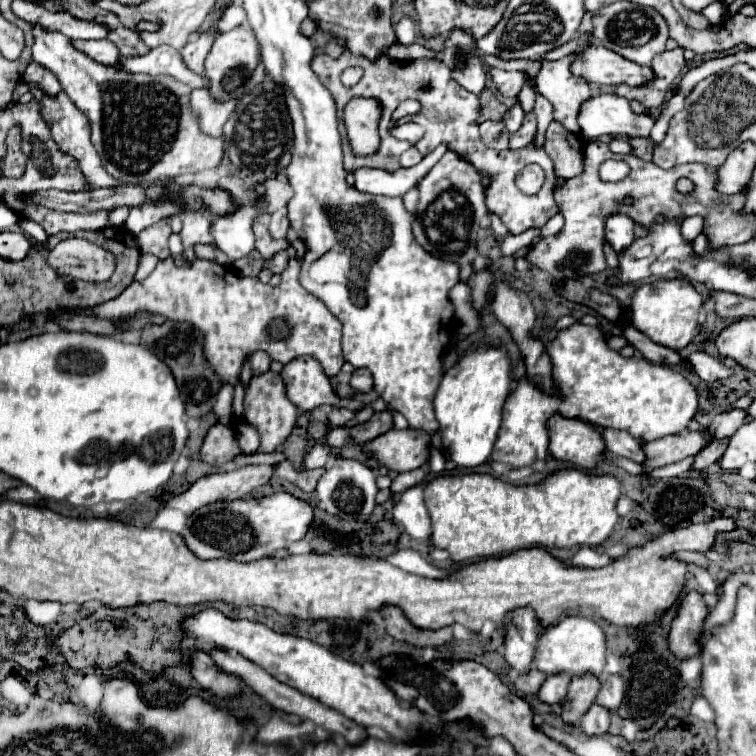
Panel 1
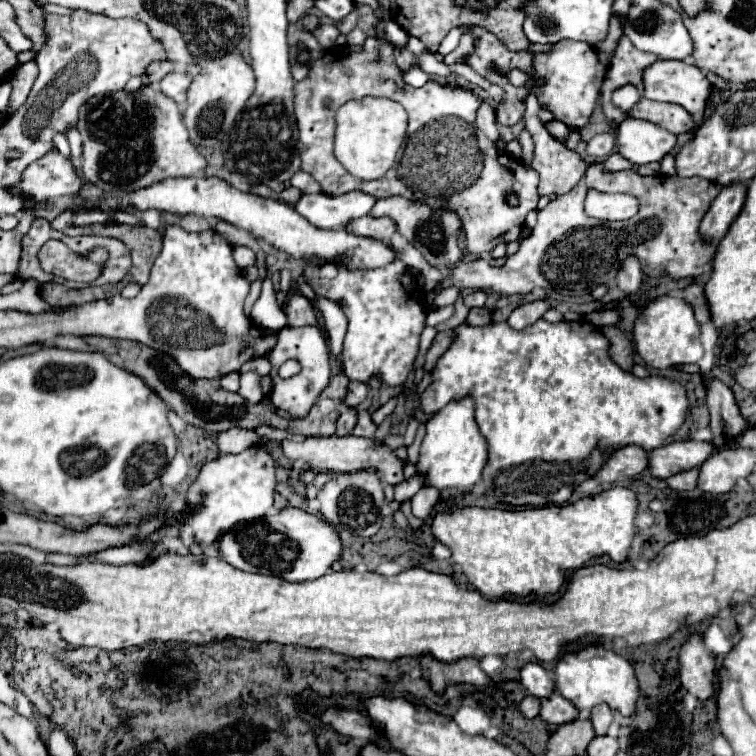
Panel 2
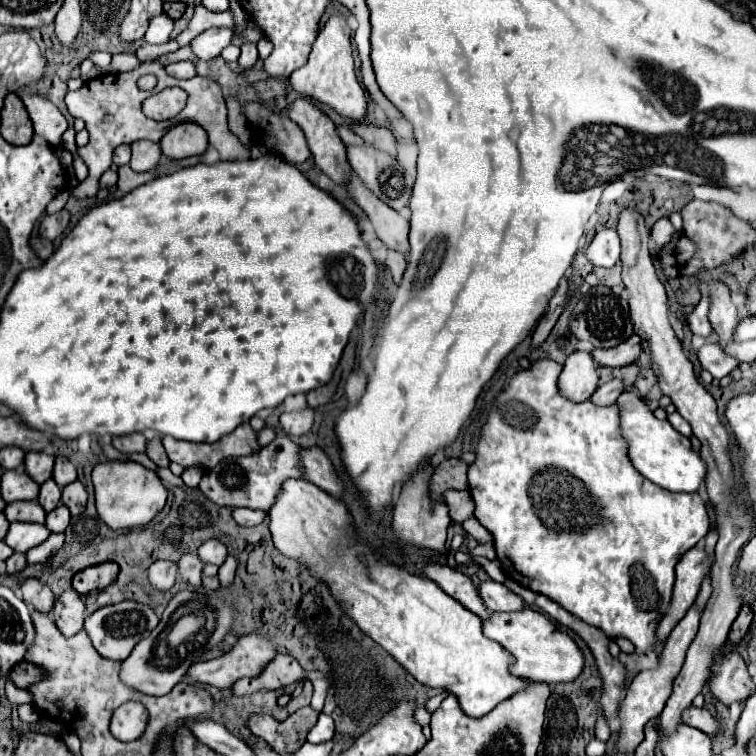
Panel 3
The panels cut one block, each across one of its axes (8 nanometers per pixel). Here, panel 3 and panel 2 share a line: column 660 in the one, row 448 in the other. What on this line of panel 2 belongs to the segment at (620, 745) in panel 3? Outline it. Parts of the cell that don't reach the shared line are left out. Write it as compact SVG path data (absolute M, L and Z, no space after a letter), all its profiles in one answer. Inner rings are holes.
M676 442L648 452L648 470L656 478L670 478L702 464L712 454L710 442Z

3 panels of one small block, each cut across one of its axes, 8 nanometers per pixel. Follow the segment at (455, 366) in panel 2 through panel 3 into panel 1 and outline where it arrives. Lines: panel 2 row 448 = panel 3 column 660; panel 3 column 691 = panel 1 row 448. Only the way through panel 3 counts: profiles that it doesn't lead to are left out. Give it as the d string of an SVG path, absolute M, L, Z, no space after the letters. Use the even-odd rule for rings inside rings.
M572 324L560 330L552 342L544 342L544 350L552 362L552 380L558 396L544 394L528 376L516 382L514 392L506 396L498 442L492 450L492 460L496 462L522 468L546 460L550 444L546 422L554 414L602 428L626 430L642 442L652 442L686 430L698 410L696 390L682 374L642 358L622 358L608 348L606 338L594 326Z

